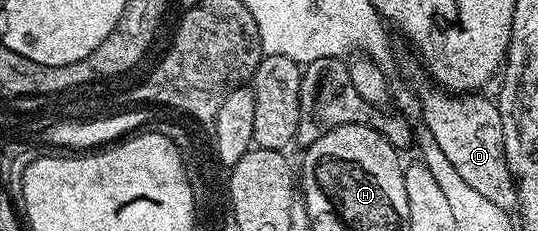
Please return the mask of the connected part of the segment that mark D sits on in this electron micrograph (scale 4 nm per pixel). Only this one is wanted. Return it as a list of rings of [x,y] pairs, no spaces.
[[[437,85],[421,88],[418,91],[418,100],[422,103],[421,120],[424,125],[436,137],[436,145],[443,150],[444,157],[456,165],[456,173],[476,189],[476,193],[488,197],[494,205],[500,205],[507,213],[513,212],[518,206],[518,186],[514,183],[514,178],[510,176],[508,161],[504,153],[504,125],[500,125],[500,113],[497,102],[493,98],[485,99],[482,93],[451,93]]]

